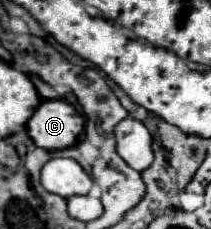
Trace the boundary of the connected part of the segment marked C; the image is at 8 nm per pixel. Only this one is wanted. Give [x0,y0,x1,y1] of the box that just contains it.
[28,100,84,150]

